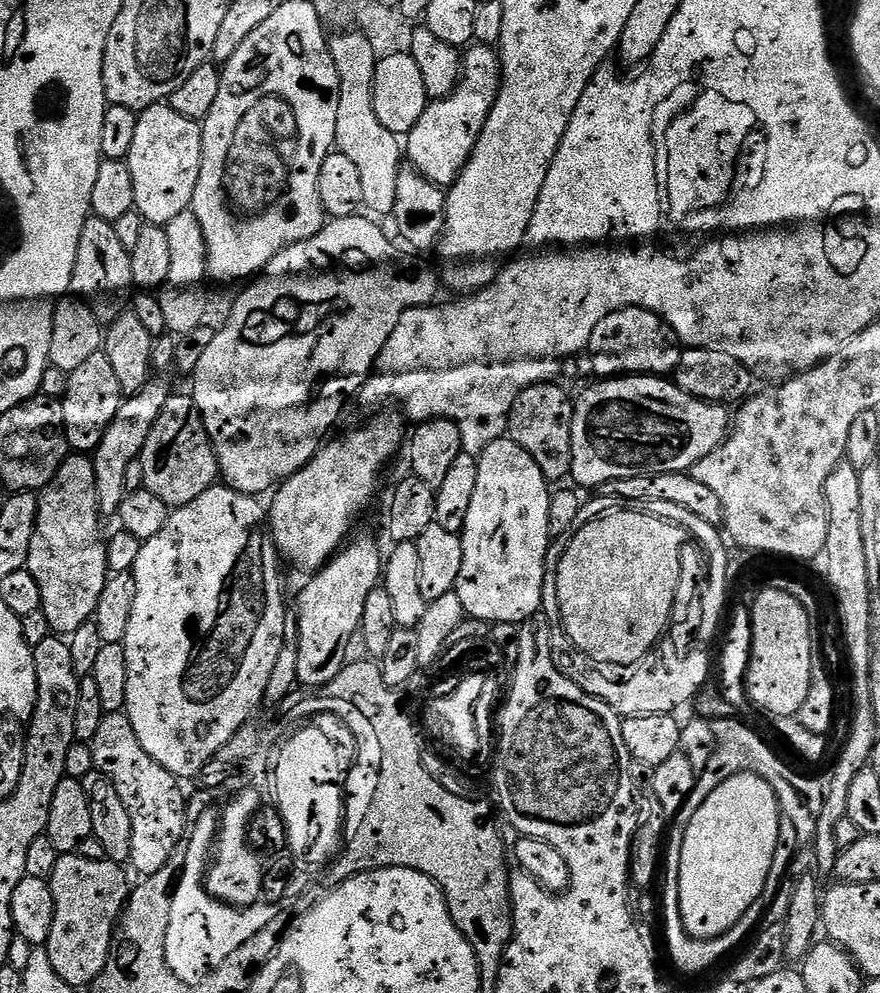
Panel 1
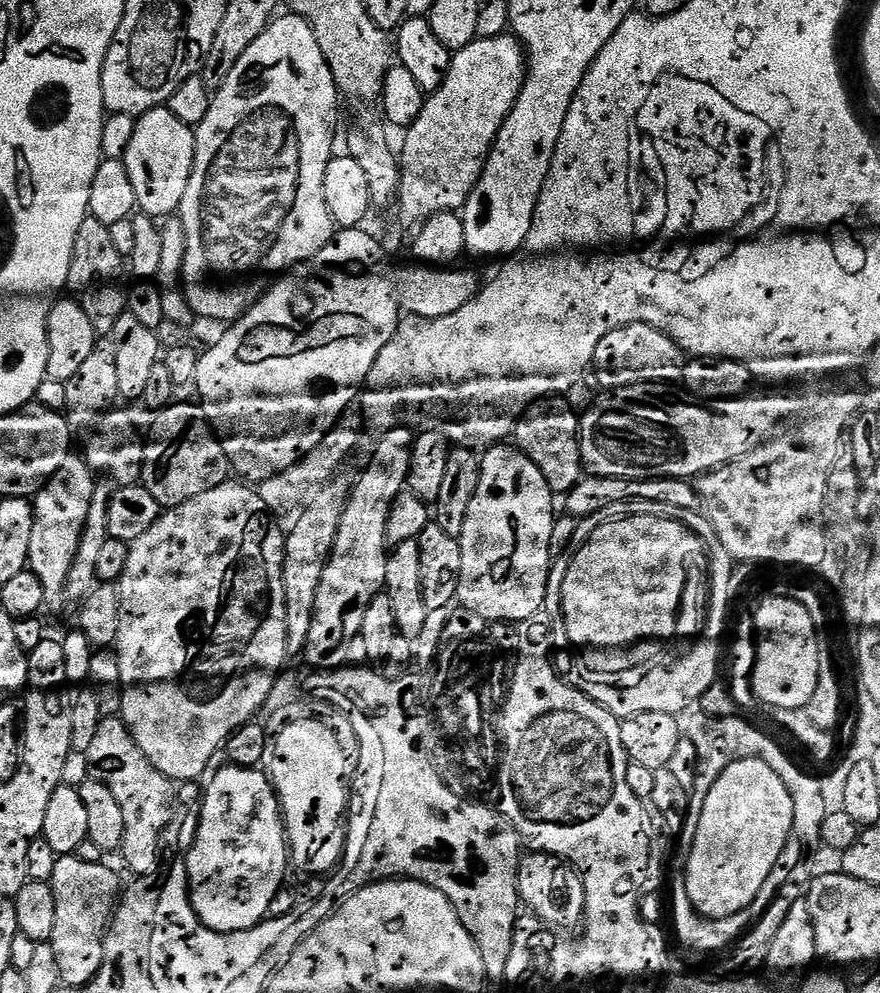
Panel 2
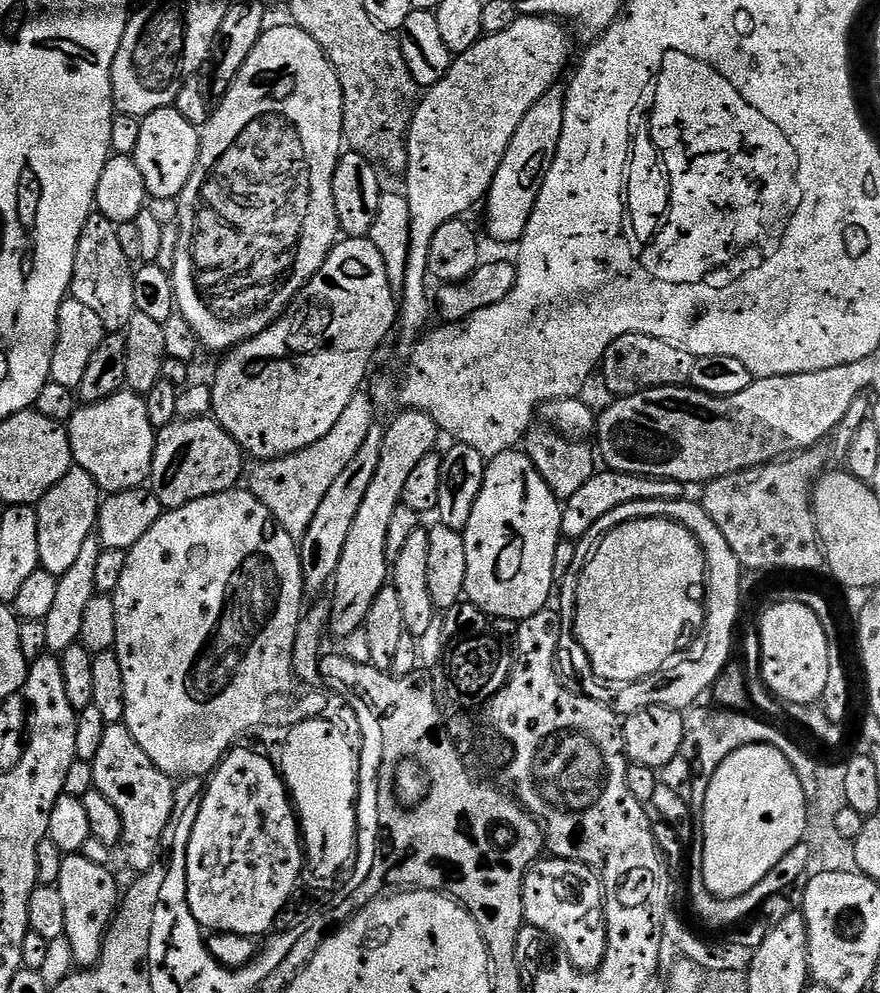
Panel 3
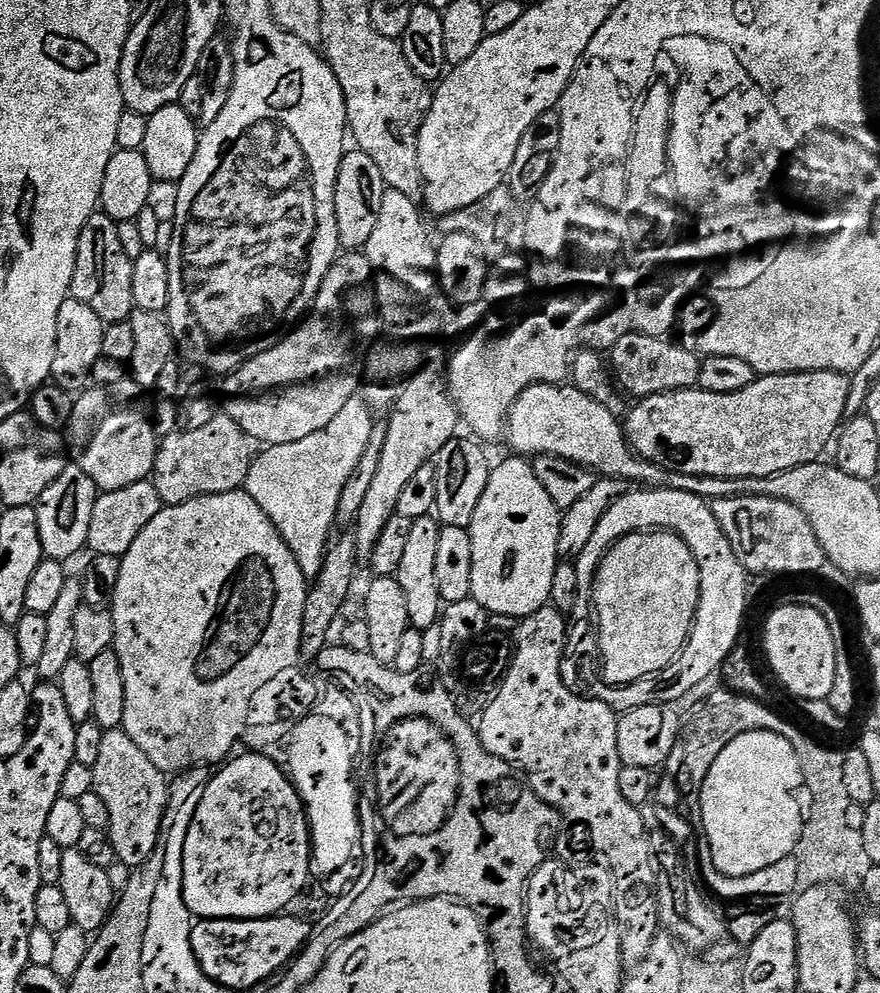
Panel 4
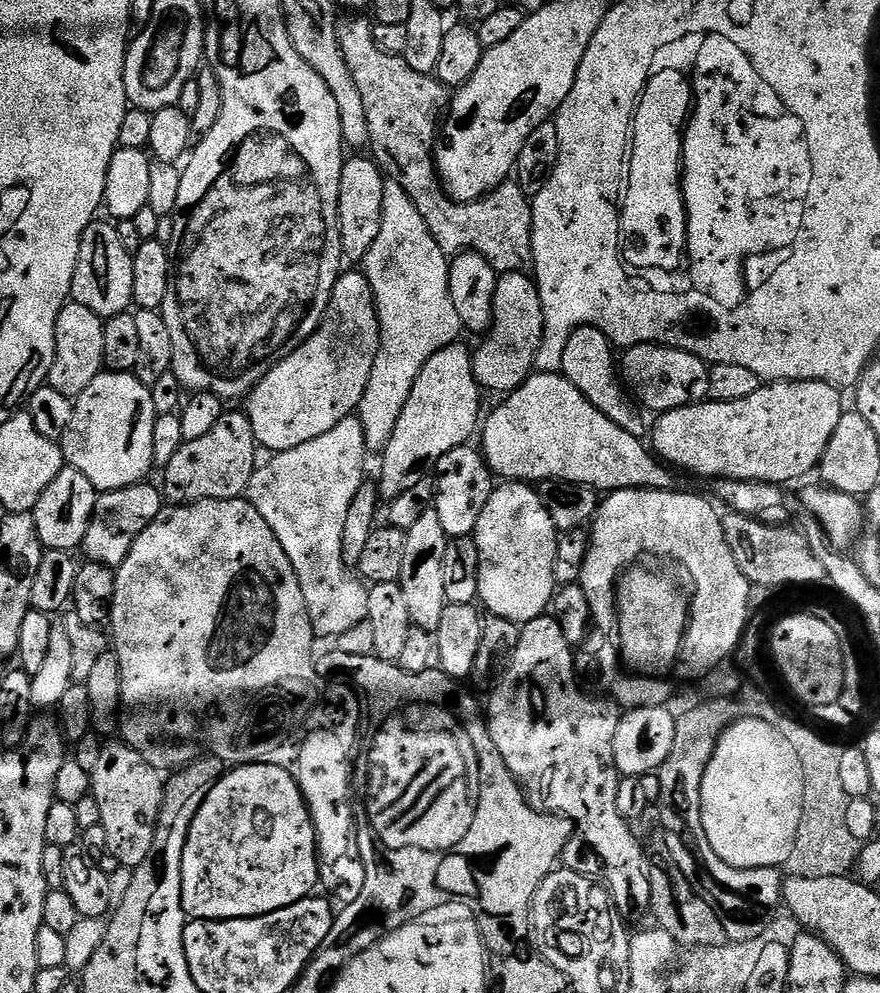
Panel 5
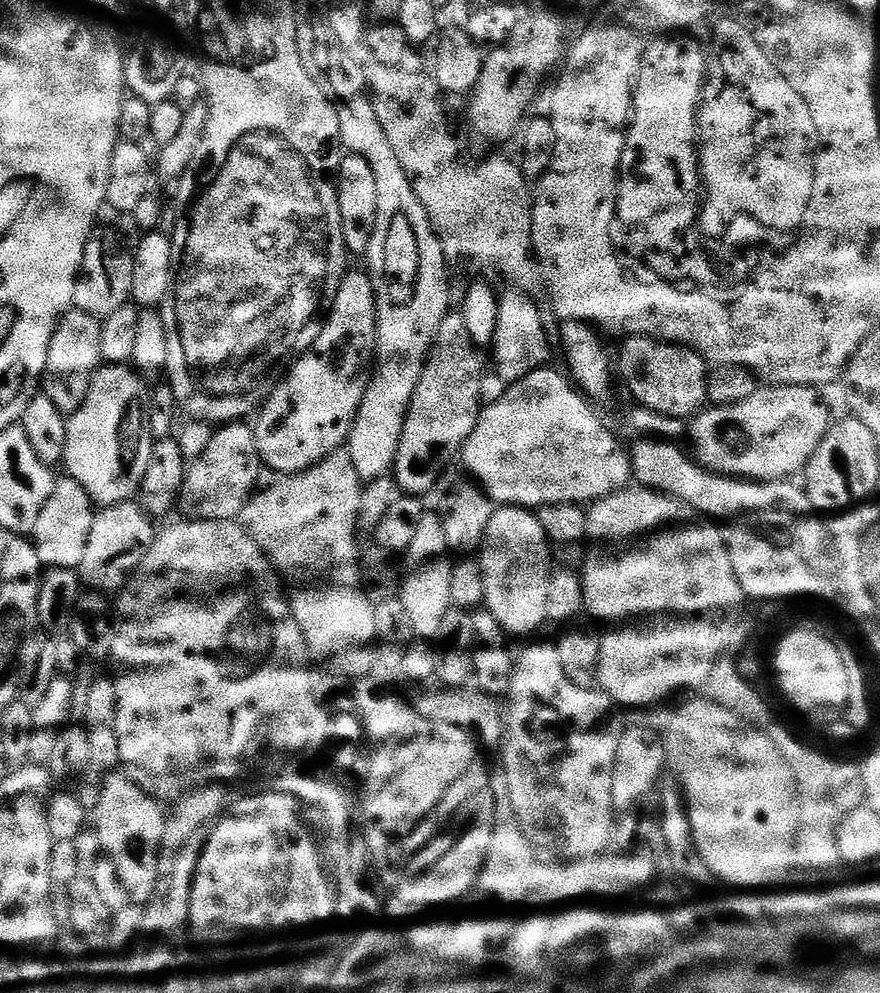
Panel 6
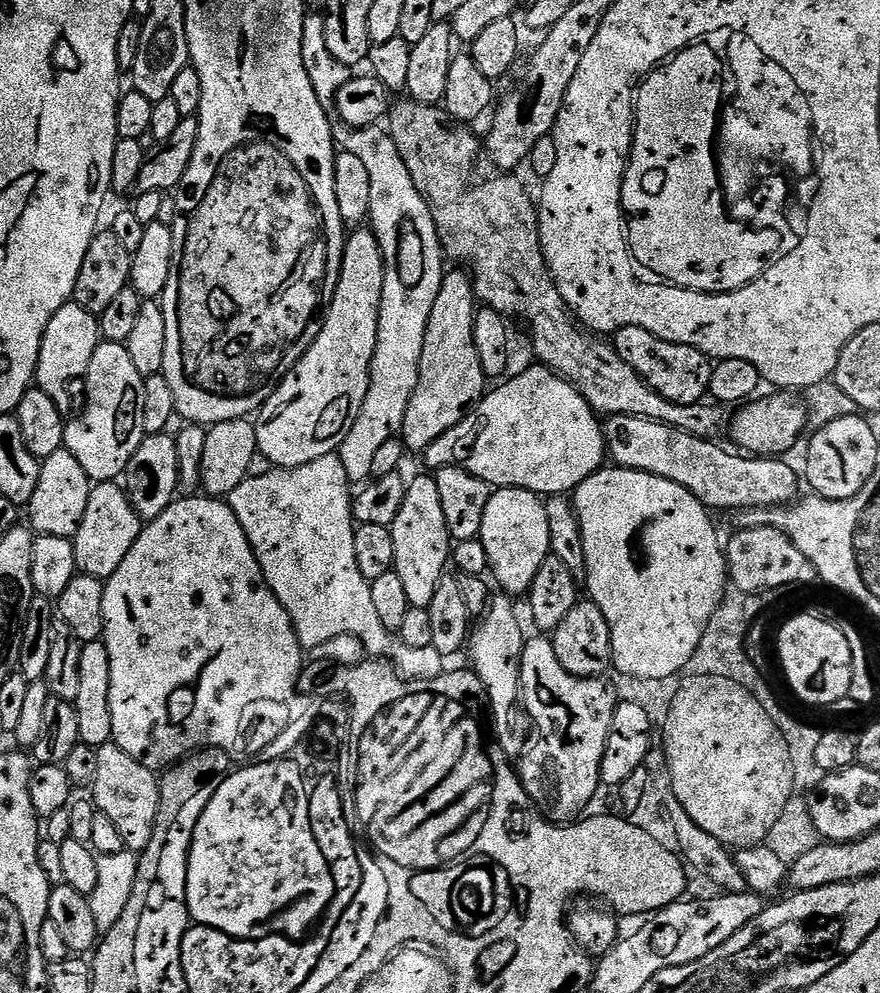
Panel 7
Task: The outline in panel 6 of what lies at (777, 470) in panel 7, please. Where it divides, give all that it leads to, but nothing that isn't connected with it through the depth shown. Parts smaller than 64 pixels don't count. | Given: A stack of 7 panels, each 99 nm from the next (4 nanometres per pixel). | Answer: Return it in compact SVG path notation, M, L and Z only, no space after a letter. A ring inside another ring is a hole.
M640 438L636 445L631 445L632 470L635 479L641 485L663 490L682 500L687 500L699 513L710 518L717 518L725 512L728 516L744 516L747 512L796 512L808 504L808 493L803 483L792 478L777 478L775 480L758 480L733 474L725 474L705 466L699 459L687 456L682 449L668 438Z

